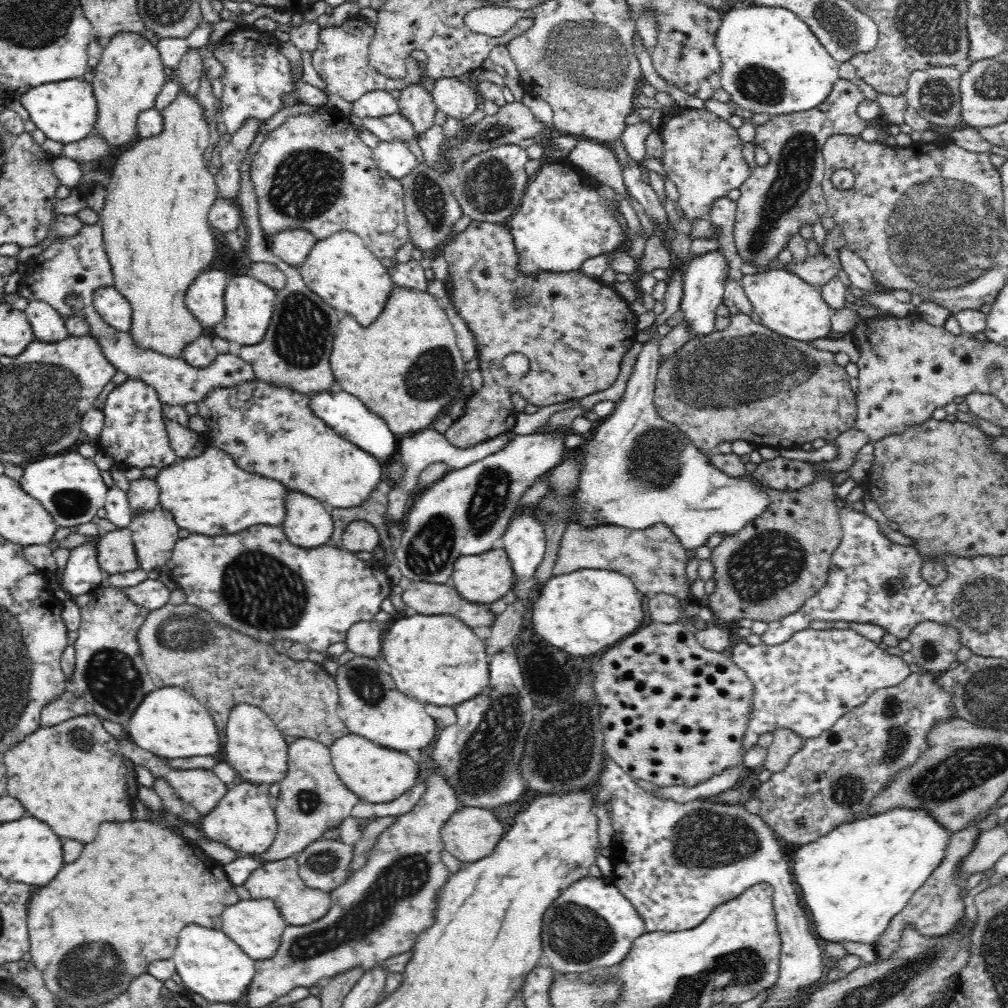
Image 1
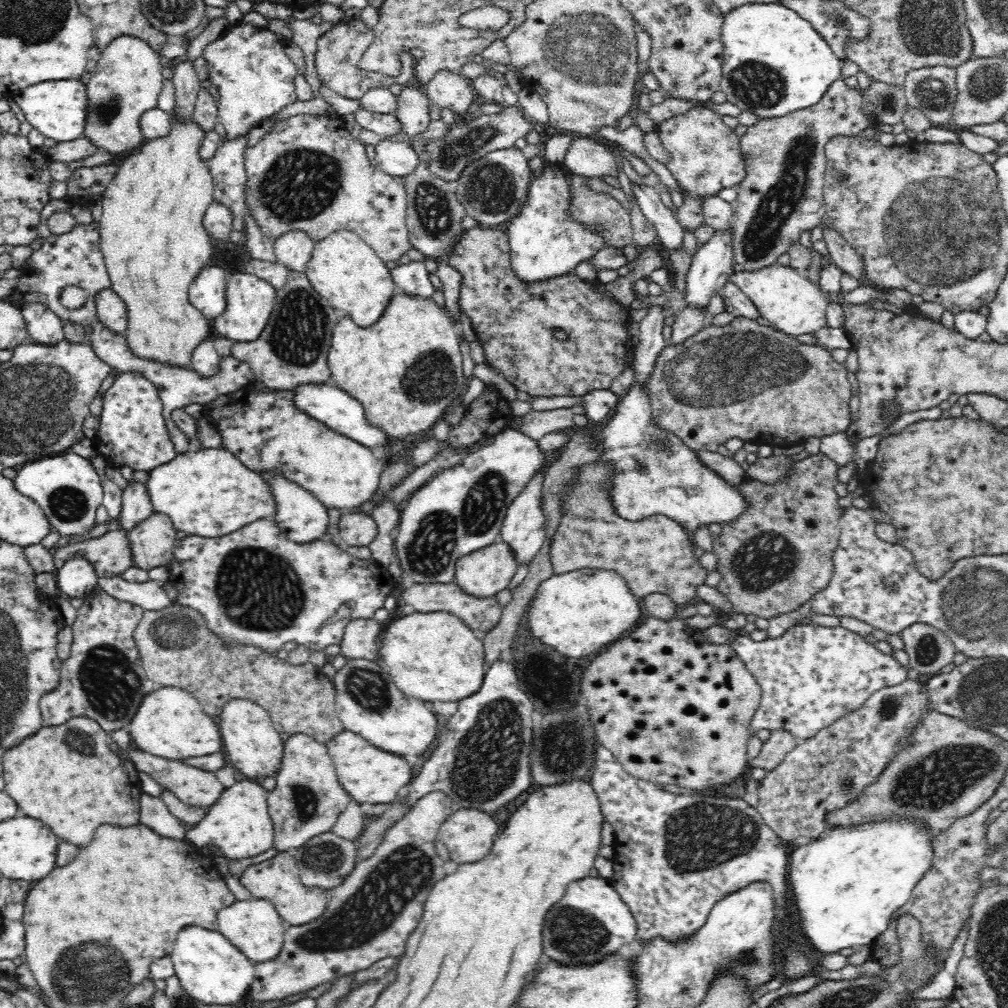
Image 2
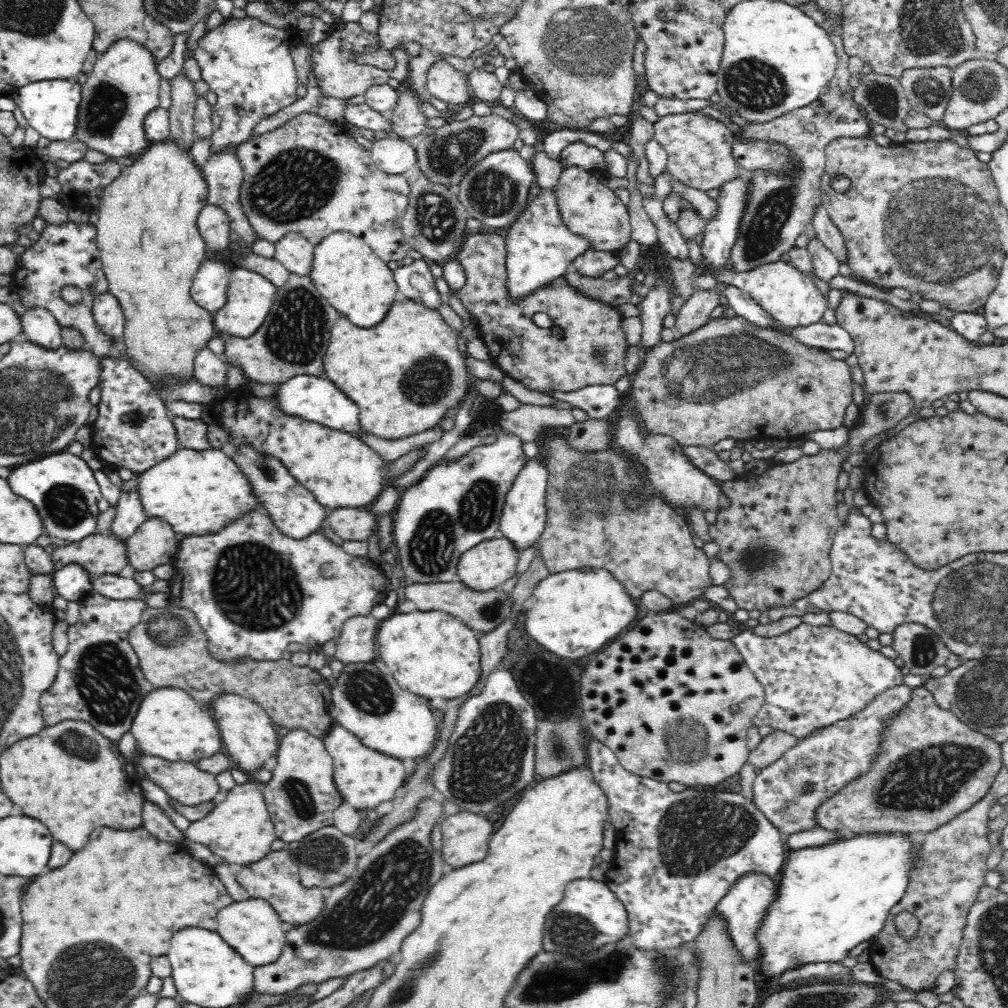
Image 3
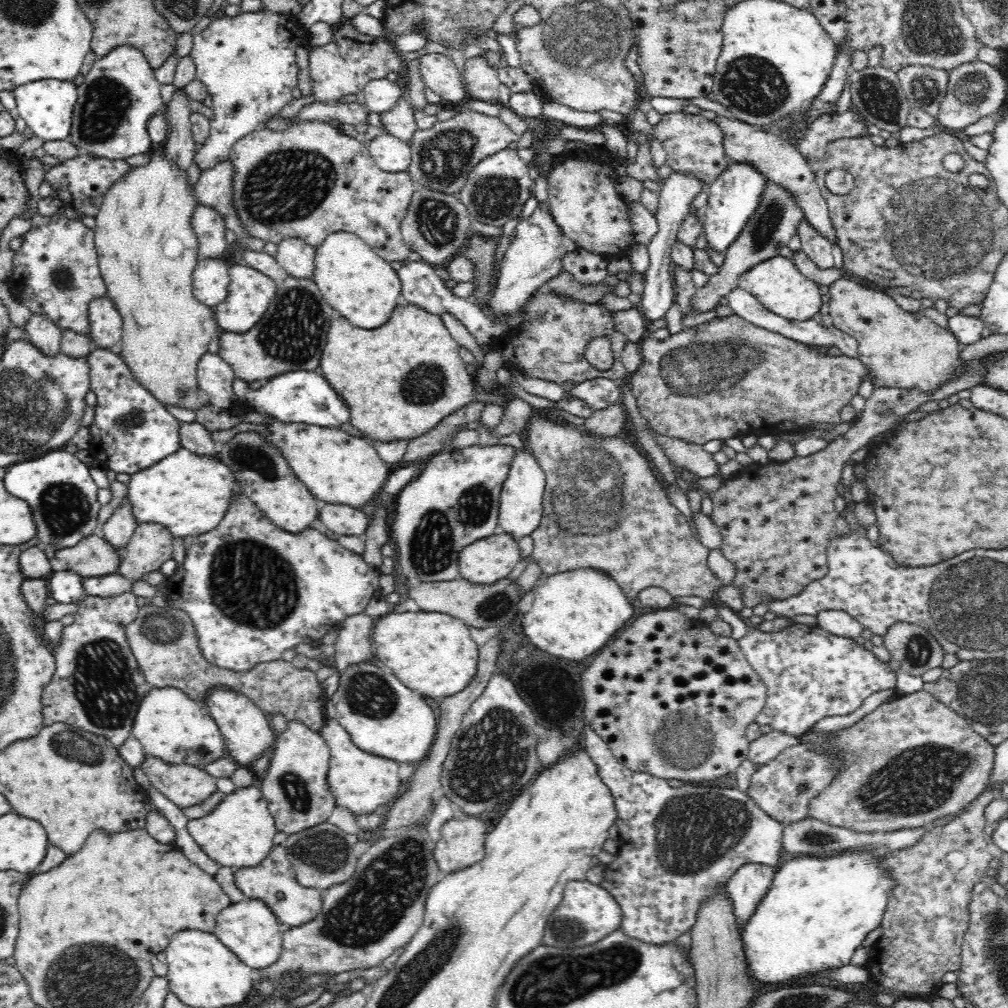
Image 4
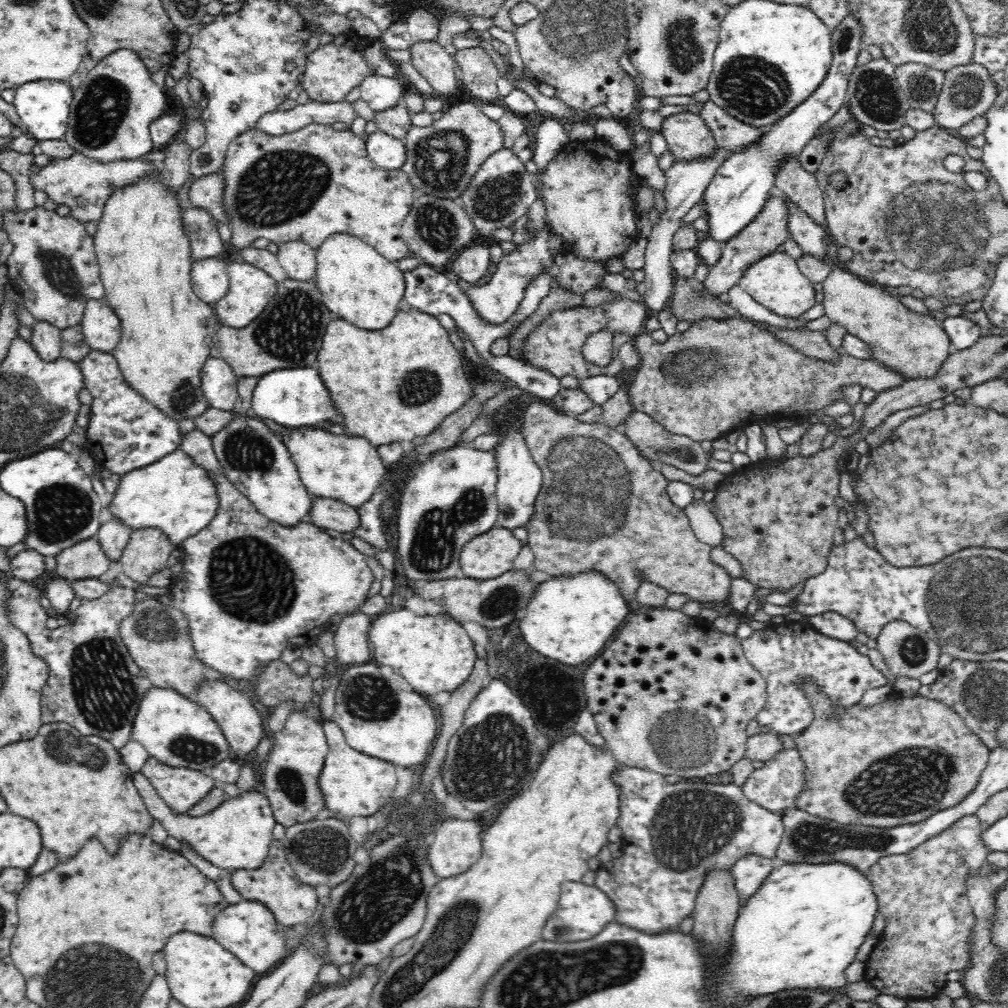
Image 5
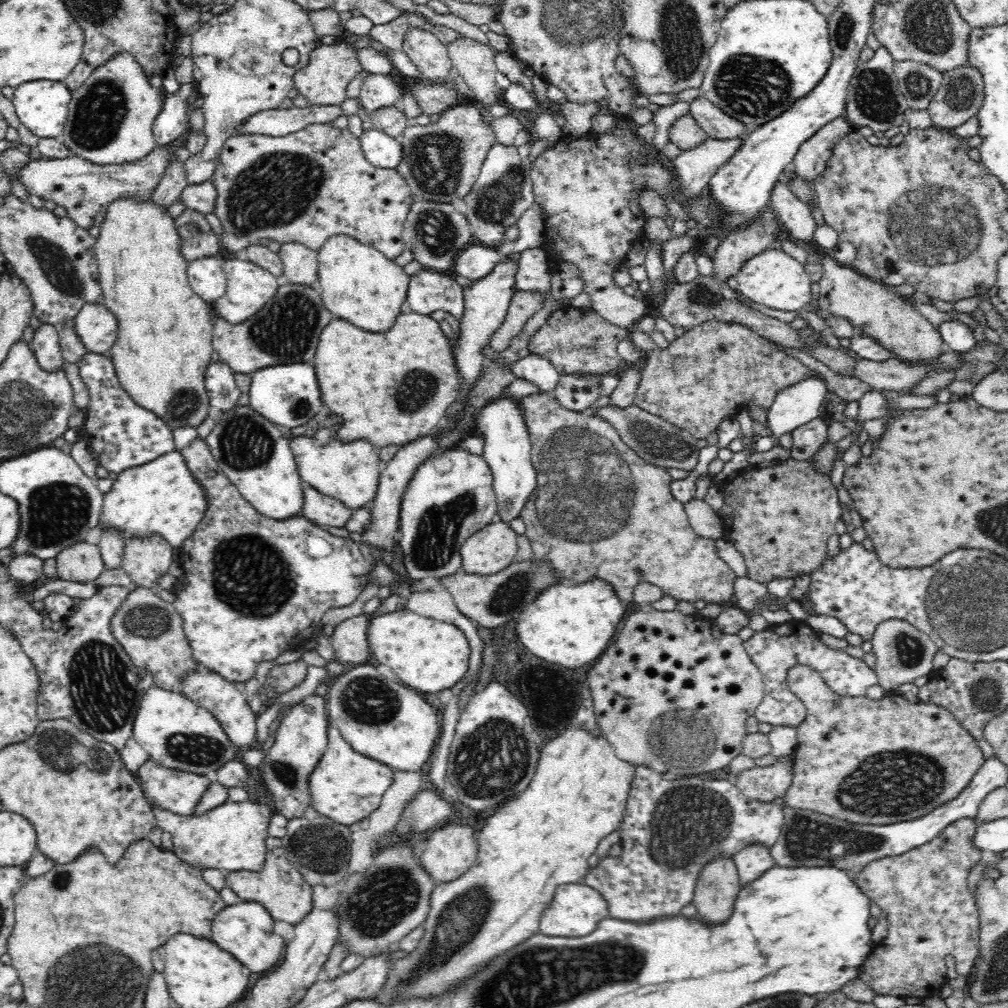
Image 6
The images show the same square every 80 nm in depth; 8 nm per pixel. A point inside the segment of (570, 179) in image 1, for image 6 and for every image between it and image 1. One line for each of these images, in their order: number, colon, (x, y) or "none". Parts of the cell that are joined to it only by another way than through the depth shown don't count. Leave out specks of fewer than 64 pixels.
2: (545, 241)
3: (539, 248)
4: (534, 256)
5: (496, 301)
6: (486, 301)

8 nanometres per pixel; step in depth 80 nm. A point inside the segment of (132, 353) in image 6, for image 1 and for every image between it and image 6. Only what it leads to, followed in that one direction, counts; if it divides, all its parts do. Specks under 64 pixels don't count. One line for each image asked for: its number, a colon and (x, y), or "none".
1: (154, 221)
2: (152, 237)
3: (150, 246)
4: (147, 251)
5: (144, 257)

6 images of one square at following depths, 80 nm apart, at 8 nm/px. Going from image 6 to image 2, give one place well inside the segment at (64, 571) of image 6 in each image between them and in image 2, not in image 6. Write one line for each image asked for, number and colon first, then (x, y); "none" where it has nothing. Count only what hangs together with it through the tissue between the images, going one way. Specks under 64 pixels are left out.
2: (110, 552)
3: (102, 553)
4: (93, 556)
5: (86, 559)

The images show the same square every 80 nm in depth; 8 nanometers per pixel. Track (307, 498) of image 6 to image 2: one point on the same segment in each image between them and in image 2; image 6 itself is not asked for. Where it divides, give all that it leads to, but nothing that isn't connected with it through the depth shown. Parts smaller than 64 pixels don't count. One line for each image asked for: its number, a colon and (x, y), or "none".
2: (360, 529)
3: (349, 523)
4: (340, 518)
5: (326, 513)

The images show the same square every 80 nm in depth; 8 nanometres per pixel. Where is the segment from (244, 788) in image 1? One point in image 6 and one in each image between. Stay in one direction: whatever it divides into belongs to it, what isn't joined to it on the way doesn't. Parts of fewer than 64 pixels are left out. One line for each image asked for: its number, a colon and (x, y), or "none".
2: (238, 824)
3: (239, 830)
4: (239, 832)
5: (237, 834)
6: (232, 837)

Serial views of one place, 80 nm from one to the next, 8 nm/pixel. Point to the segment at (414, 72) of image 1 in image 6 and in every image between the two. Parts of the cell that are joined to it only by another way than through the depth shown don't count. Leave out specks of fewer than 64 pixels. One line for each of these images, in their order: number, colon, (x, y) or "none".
2: (339, 51)
3: (334, 60)
4: (342, 66)
5: (332, 70)
6: (323, 81)

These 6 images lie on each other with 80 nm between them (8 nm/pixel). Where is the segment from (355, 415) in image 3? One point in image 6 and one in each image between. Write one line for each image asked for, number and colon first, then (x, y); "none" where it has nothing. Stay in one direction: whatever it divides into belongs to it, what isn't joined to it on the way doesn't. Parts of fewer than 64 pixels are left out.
4: (305, 397)
5: (298, 397)
6: (288, 394)

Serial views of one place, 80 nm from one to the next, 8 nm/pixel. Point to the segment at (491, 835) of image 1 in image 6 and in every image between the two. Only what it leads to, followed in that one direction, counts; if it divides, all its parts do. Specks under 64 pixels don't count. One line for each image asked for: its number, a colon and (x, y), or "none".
2: (469, 834)
3: (466, 835)
4: (462, 843)
5: (458, 845)
6: (451, 850)

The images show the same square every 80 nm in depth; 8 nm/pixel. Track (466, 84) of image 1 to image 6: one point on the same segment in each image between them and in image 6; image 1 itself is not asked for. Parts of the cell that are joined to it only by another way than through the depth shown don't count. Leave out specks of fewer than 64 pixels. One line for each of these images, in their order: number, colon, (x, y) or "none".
2: (448, 90)
3: (445, 83)
4: (438, 72)
5: (431, 60)
6: (425, 50)

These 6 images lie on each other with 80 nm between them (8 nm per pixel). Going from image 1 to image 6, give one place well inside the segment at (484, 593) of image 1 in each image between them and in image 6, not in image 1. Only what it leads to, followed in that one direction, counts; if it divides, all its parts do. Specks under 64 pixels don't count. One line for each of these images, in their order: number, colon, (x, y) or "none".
2: (483, 573)
3: (486, 566)
4: (488, 560)
5: (488, 555)
6: (493, 548)

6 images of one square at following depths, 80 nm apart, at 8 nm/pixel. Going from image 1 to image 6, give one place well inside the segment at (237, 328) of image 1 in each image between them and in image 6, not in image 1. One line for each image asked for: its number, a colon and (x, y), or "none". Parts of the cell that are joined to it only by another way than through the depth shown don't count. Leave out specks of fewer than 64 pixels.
2: (250, 300)
3: (250, 296)
4: (250, 292)
5: (250, 289)
6: (249, 287)

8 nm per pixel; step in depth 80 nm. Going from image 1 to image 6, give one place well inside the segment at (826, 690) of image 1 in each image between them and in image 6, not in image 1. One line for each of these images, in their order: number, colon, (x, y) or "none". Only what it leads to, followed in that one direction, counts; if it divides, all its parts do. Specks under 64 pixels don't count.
2: (811, 676)
3: (813, 676)
4: (809, 674)
5: (784, 654)
6: (776, 649)

